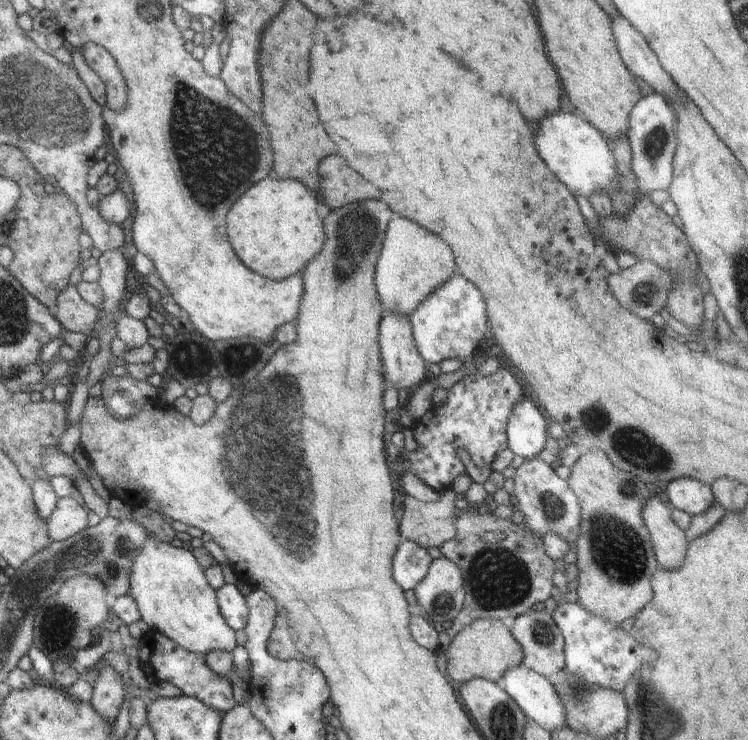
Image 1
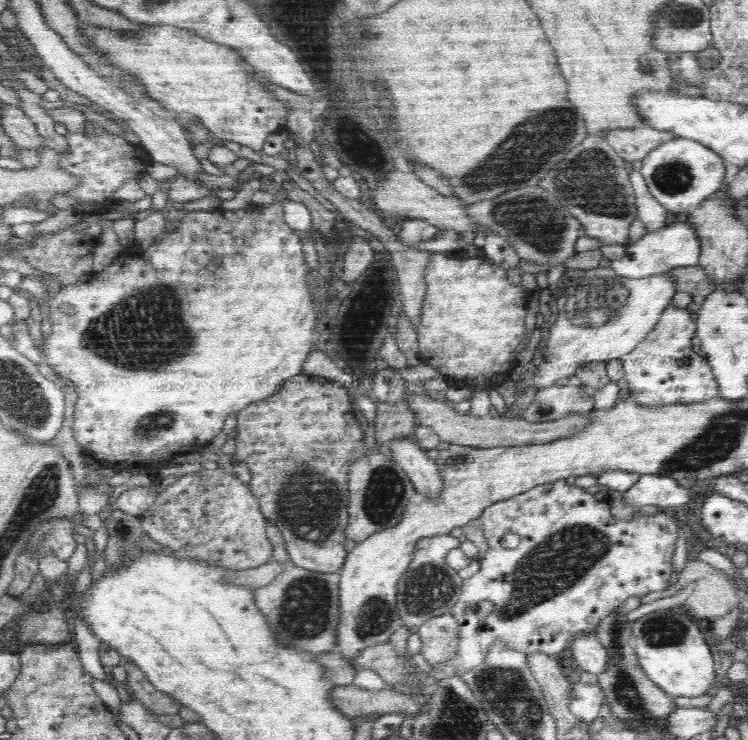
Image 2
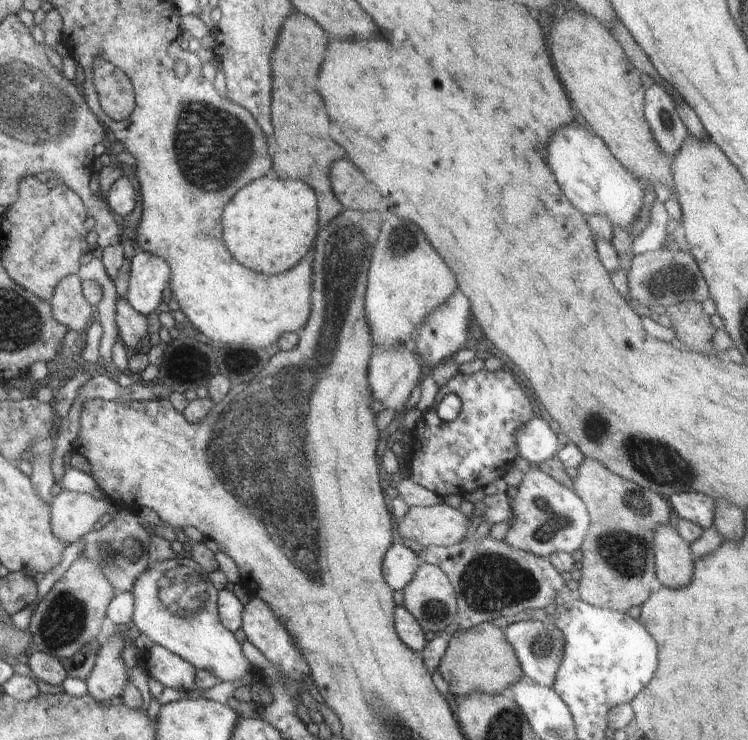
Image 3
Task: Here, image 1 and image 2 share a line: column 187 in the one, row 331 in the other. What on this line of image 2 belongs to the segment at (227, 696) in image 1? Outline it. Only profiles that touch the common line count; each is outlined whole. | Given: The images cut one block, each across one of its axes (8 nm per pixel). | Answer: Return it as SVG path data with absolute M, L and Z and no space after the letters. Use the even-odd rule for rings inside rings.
M673 304L666 306L655 327L640 341L636 348L621 356L626 382L636 402L646 407L665 404L703 403L720 397L716 377L705 356L696 353L692 338L696 332L695 323L687 309Z

